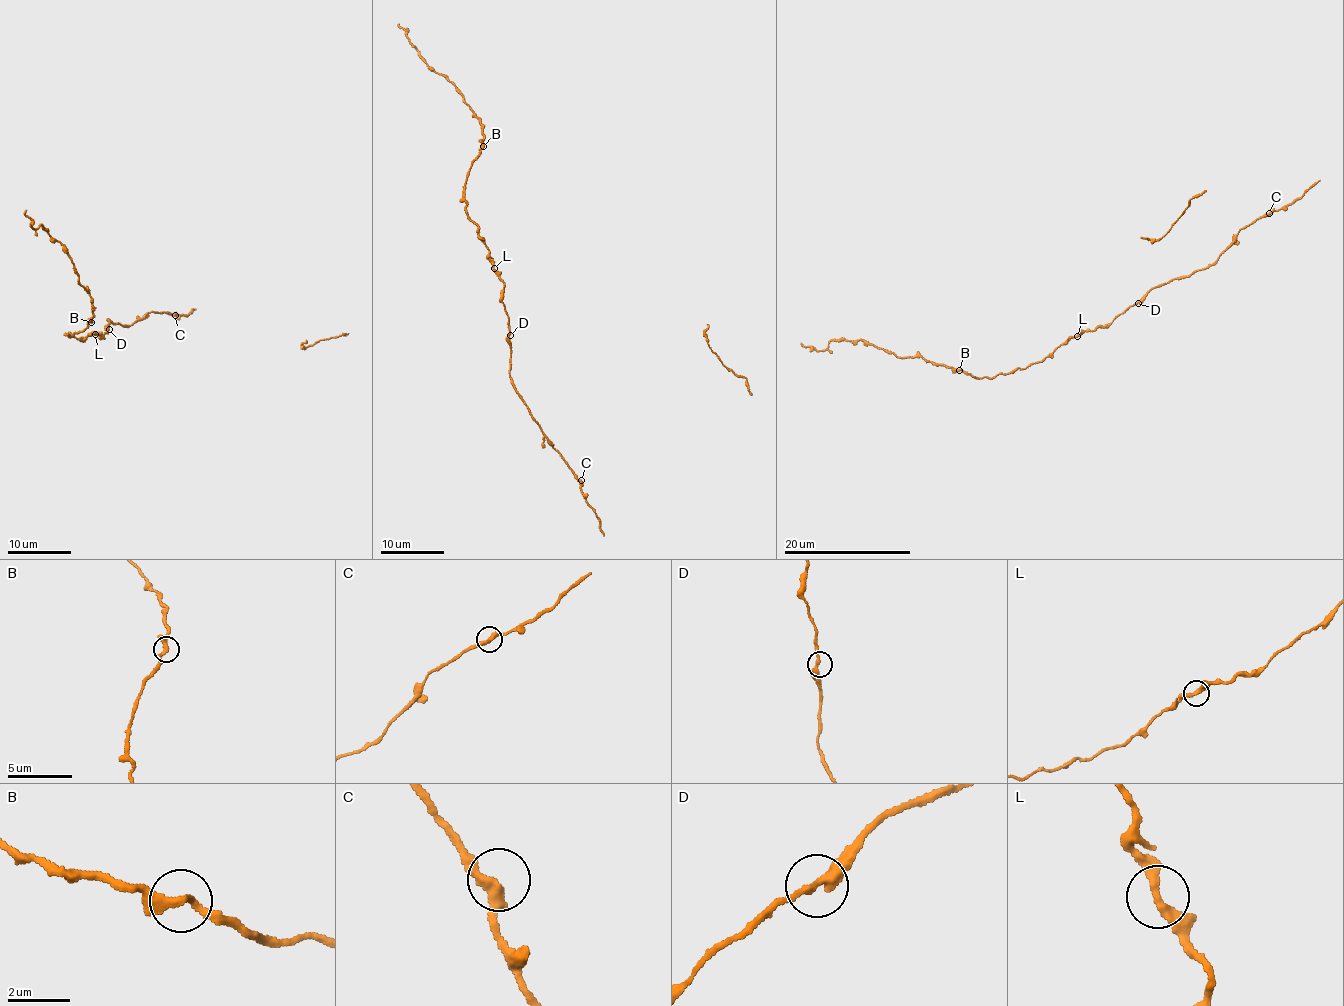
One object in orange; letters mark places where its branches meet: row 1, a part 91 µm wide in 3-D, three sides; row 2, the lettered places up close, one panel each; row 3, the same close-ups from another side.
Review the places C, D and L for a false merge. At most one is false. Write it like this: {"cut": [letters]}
{"cut": []}

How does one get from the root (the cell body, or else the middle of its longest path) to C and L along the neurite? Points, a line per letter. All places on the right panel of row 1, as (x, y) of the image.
C: (1128, 306), (1136, 305), (1154, 288), (1209, 267), (1239, 231), (1269, 213)
L: (1128, 306), (1110, 323), (1077, 336)

